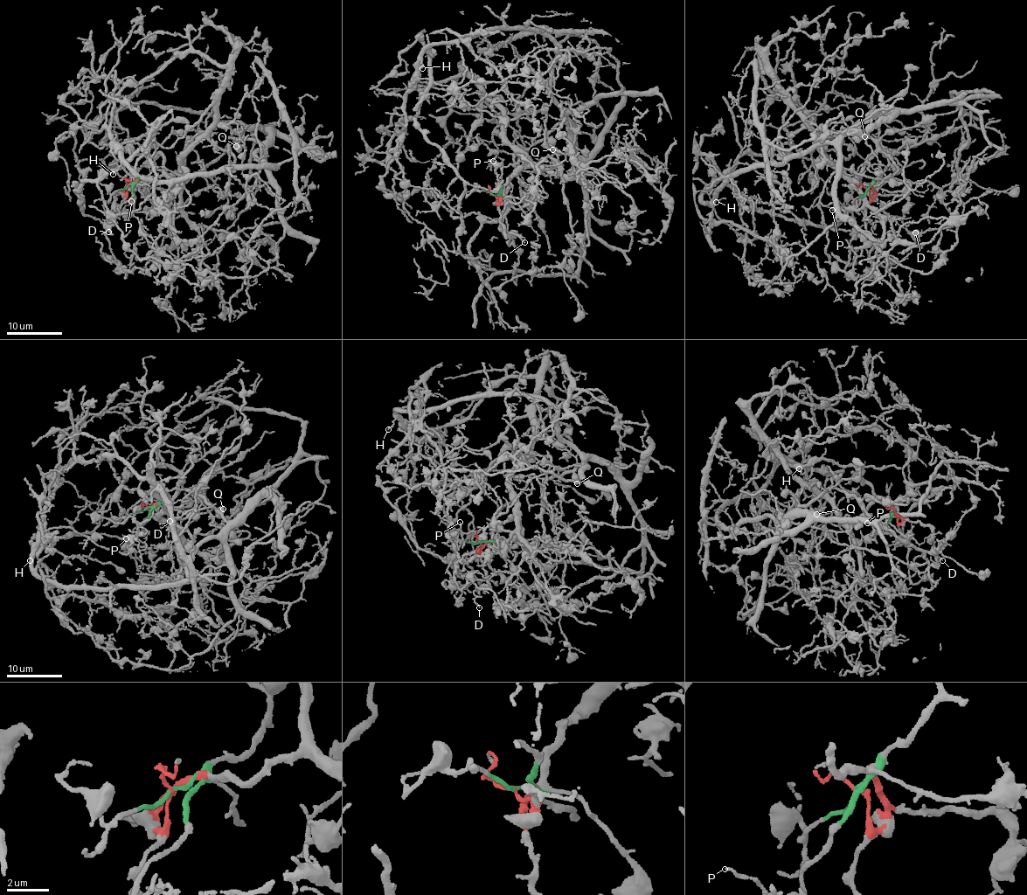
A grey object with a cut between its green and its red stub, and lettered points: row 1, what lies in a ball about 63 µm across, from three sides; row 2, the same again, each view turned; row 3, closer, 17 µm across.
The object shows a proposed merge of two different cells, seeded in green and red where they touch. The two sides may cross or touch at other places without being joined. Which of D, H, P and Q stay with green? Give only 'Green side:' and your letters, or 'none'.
Green side: H, P, Q

